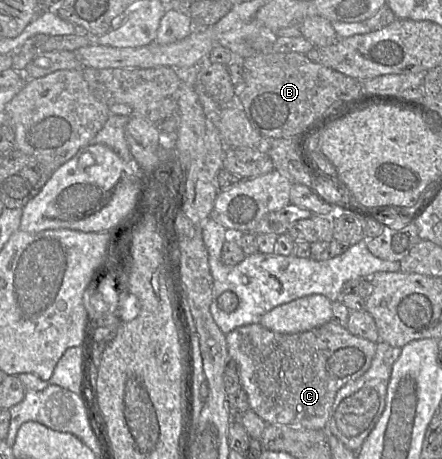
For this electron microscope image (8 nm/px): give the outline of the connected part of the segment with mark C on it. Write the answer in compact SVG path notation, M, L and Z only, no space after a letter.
M332 321L293 334L274 332L259 323L240 326L226 334L228 355L239 367L241 388L247 394L250 409L266 424L312 430L325 430L337 392L370 368L376 344L351 334L347 328Z

